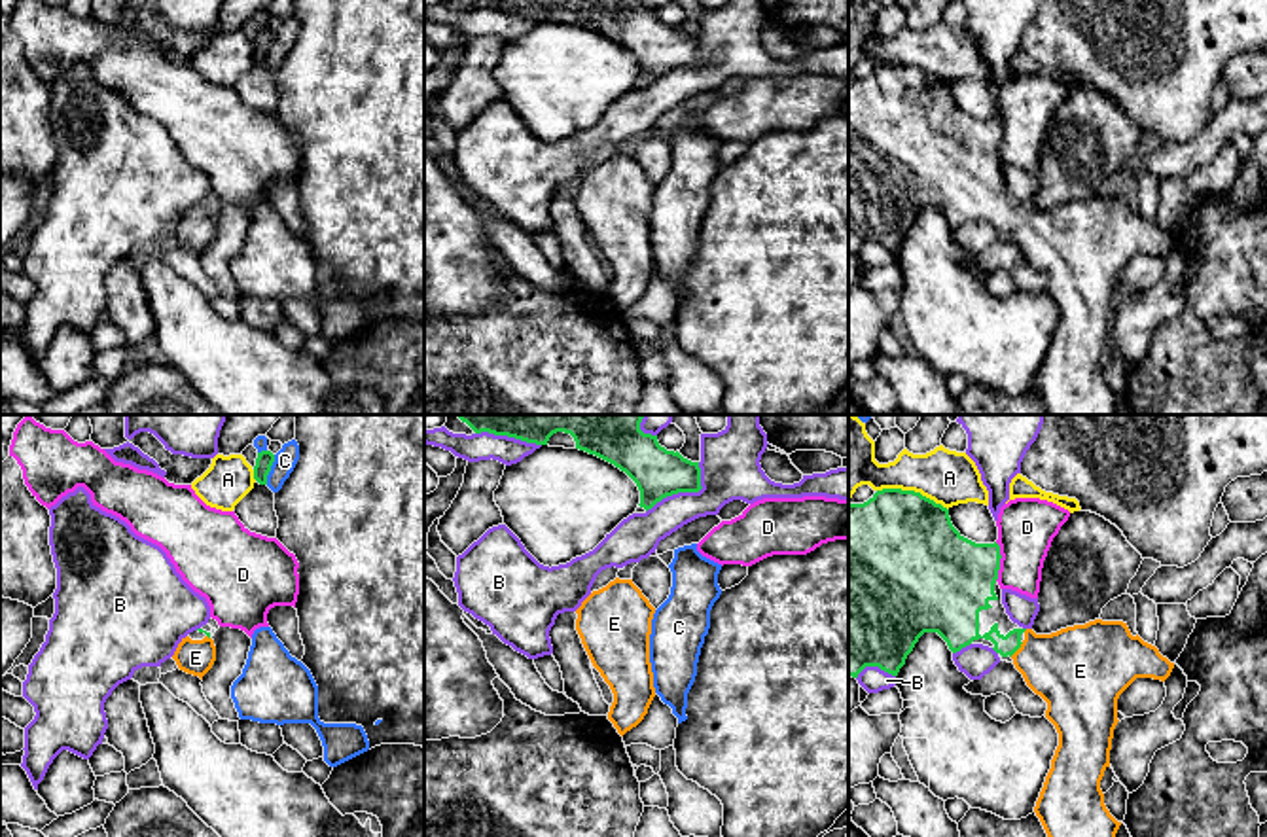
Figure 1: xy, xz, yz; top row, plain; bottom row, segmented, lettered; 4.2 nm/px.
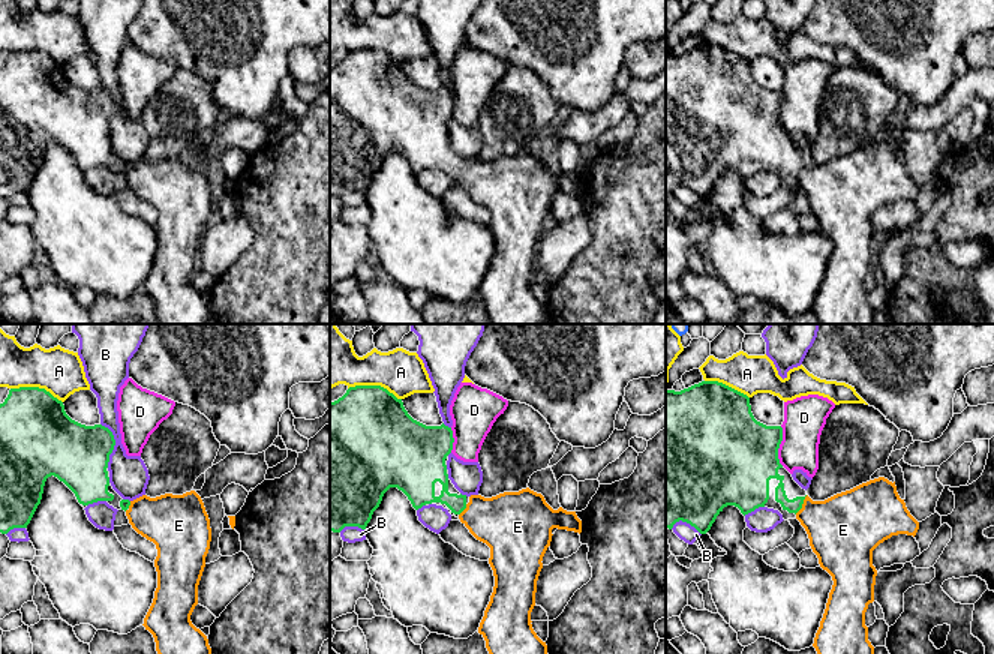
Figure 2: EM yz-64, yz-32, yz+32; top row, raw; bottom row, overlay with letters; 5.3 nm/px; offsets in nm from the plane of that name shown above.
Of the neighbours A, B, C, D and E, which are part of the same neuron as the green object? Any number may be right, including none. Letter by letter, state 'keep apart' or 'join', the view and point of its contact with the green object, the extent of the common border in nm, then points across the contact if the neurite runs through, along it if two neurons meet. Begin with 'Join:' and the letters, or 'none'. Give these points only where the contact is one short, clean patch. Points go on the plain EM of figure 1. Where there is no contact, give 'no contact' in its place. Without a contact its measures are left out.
Join: E
A: keep apart; meets green in yz at (913, 67); contact 320 nm long
B: keep apart; meets green in xz at (686, 67); contact 320 nm long
C: keep apart; meets green in xy at (269, 46); contact 130 nm long
D: keep apart; meets green in yz at (999, 137); contact 170 nm long
E: join; meets green in yz at (1016, 226); contact 90 nm long; runs through yz (961, 205), (1016, 226), (1055, 243), (1070, 245)

